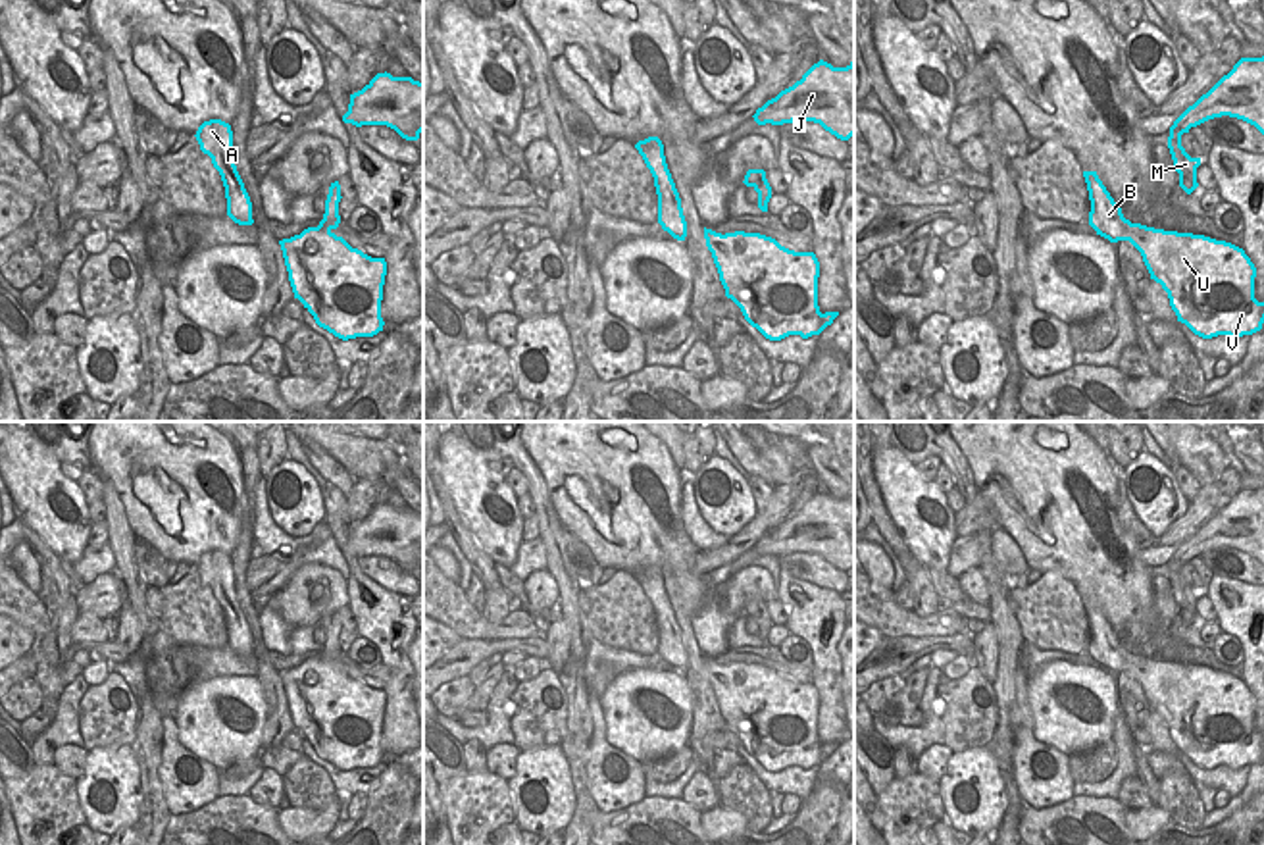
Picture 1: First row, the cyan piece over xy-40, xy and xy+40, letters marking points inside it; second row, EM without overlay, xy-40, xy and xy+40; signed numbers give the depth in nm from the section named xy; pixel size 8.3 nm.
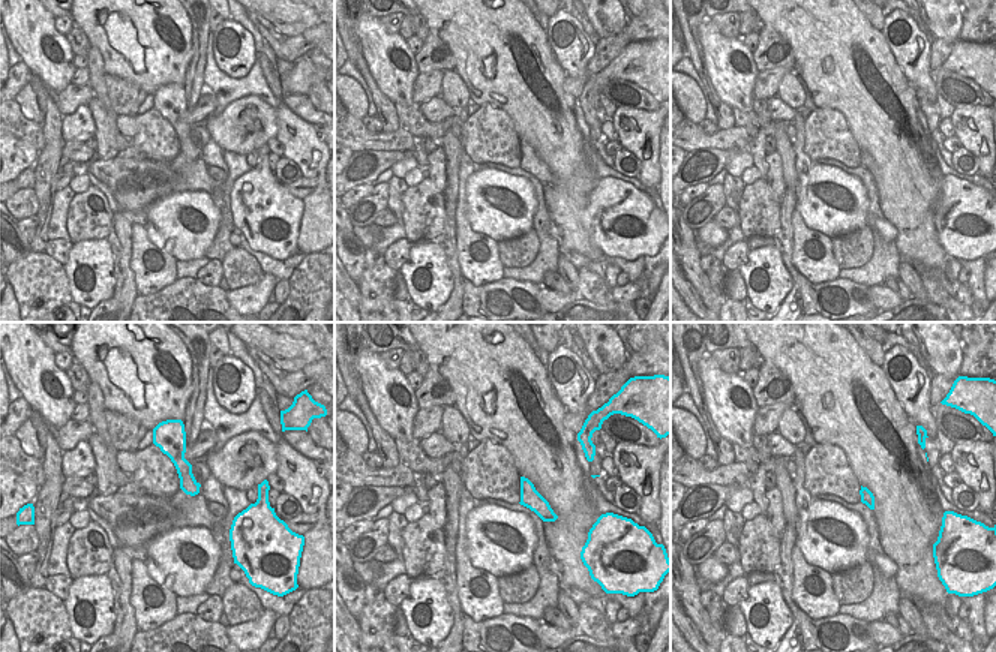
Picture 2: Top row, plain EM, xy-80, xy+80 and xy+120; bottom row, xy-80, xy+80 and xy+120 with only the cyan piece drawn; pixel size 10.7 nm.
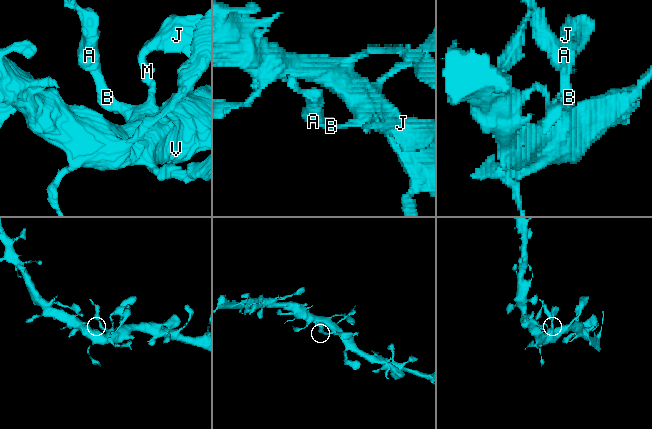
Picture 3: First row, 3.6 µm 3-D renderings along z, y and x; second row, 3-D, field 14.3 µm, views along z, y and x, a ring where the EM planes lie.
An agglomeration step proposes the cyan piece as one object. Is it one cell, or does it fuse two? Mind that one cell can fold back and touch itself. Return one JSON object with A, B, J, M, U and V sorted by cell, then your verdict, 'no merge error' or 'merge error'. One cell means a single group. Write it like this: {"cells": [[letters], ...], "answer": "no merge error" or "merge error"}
{"cells": [["A", "B"], ["J", "M", "U", "V"]], "answer": "merge error"}

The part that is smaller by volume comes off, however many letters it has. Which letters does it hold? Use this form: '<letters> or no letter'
A, B

